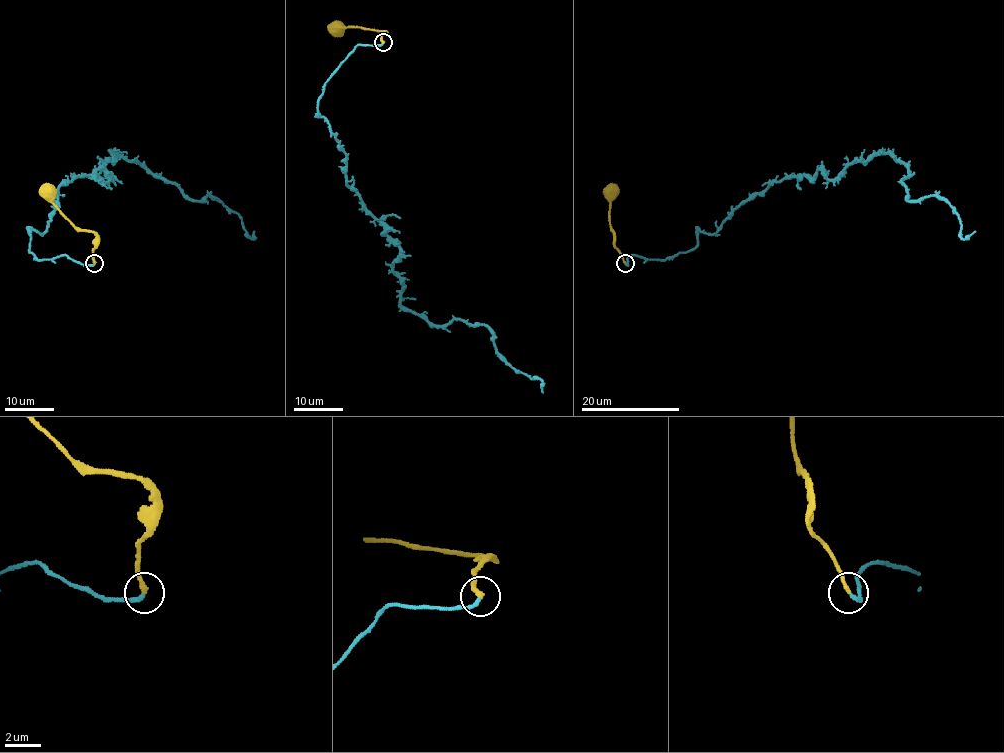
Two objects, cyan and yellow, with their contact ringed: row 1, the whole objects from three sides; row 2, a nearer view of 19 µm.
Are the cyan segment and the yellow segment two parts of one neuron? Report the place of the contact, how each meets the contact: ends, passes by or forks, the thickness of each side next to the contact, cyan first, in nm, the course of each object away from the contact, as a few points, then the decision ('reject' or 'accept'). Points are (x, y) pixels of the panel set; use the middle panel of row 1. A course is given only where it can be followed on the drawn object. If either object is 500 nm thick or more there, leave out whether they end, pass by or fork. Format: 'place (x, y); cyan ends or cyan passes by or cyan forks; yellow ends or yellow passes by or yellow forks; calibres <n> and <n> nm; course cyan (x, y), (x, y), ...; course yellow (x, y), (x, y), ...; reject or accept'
place (383, 42); cyan ends; yellow ends; calibres 220 and 240 nm; course cyan (383, 43), (355, 48), (318, 114), (399, 247), (400, 306), (484, 325), (543, 392); course yellow (383, 42), (384, 31), (349, 27), (334, 29); accept

